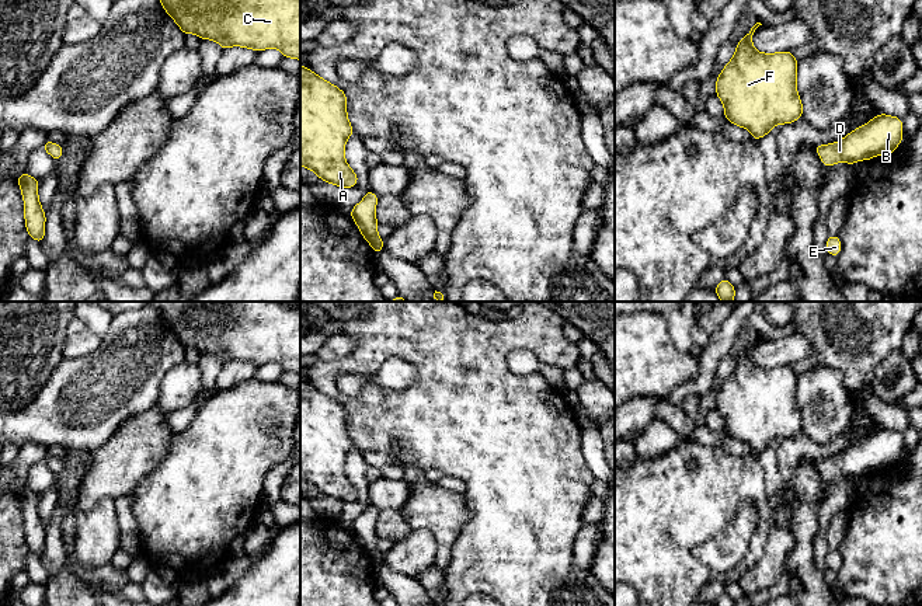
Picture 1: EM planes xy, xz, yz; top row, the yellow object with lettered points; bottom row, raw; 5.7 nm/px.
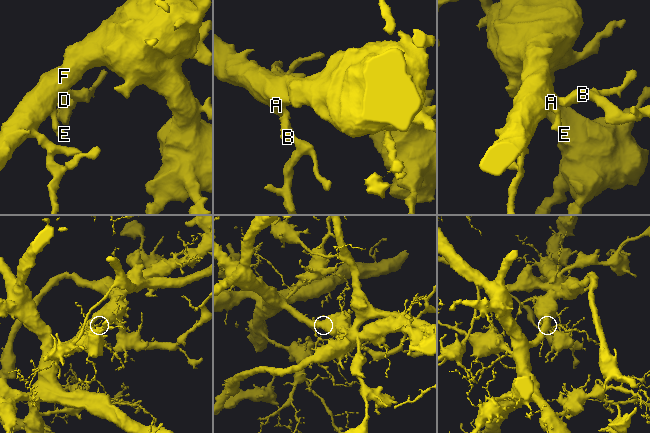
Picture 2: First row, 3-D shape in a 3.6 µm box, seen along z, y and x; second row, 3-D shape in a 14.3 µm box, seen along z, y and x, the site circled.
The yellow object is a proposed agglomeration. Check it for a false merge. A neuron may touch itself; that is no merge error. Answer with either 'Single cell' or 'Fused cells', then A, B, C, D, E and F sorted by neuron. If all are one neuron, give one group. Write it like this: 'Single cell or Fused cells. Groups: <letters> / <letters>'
Single cell. Groups: A B C D E F

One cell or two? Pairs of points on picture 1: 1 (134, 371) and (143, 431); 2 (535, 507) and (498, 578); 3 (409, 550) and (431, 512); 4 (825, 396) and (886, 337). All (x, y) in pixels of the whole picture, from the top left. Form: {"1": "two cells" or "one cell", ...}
{"1": "two cells", "2": "one cell", "3": "two cells", "4": "two cells"}

